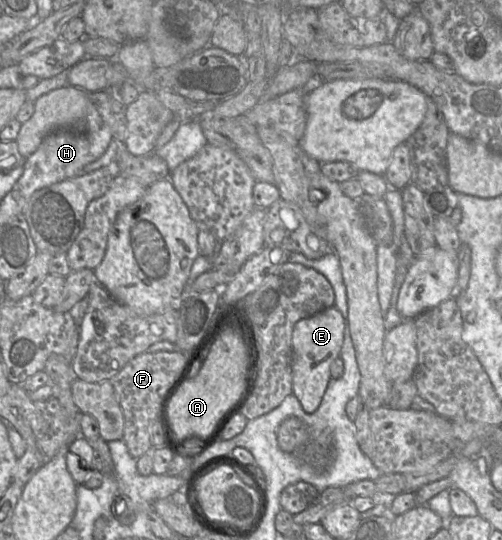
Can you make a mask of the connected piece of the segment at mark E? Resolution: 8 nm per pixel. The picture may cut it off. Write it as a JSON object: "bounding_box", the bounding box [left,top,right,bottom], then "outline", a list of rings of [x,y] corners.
{"bounding_box":[292,306,344,413],"outline":[[[335,306],[301,319],[294,325],[292,332],[292,387],[293,394],[306,413],[314,413],[319,408],[331,379],[331,364],[340,357],[343,341],[344,319]]]}

